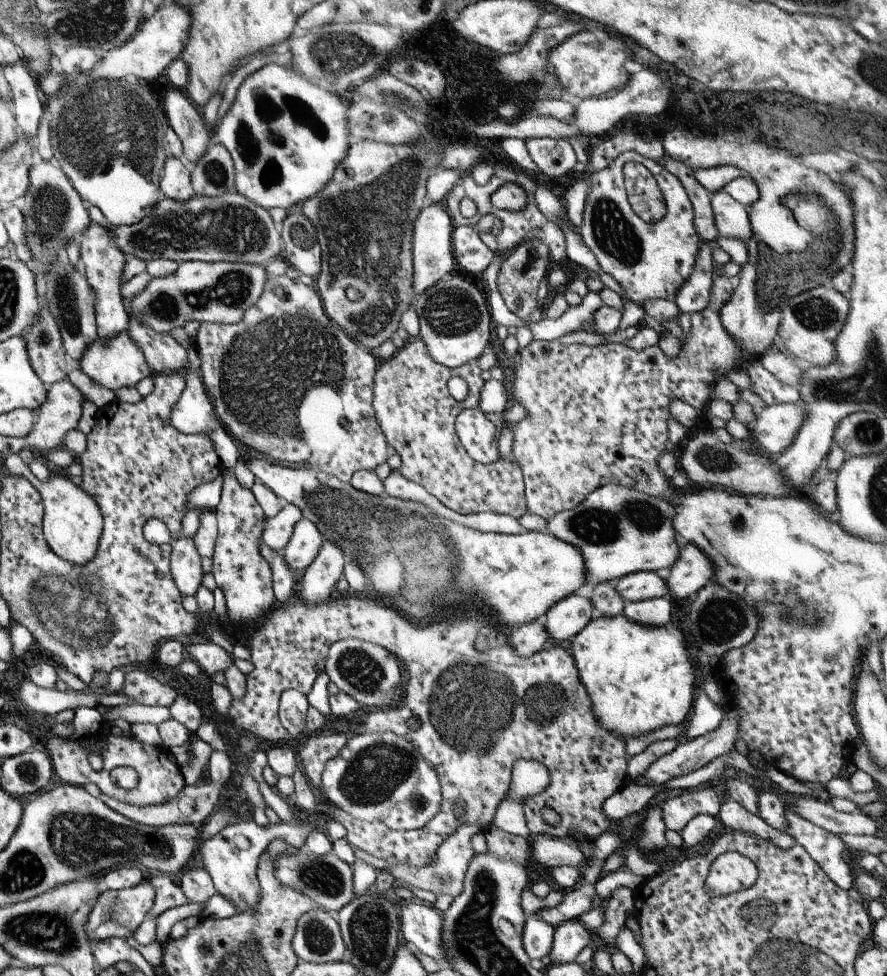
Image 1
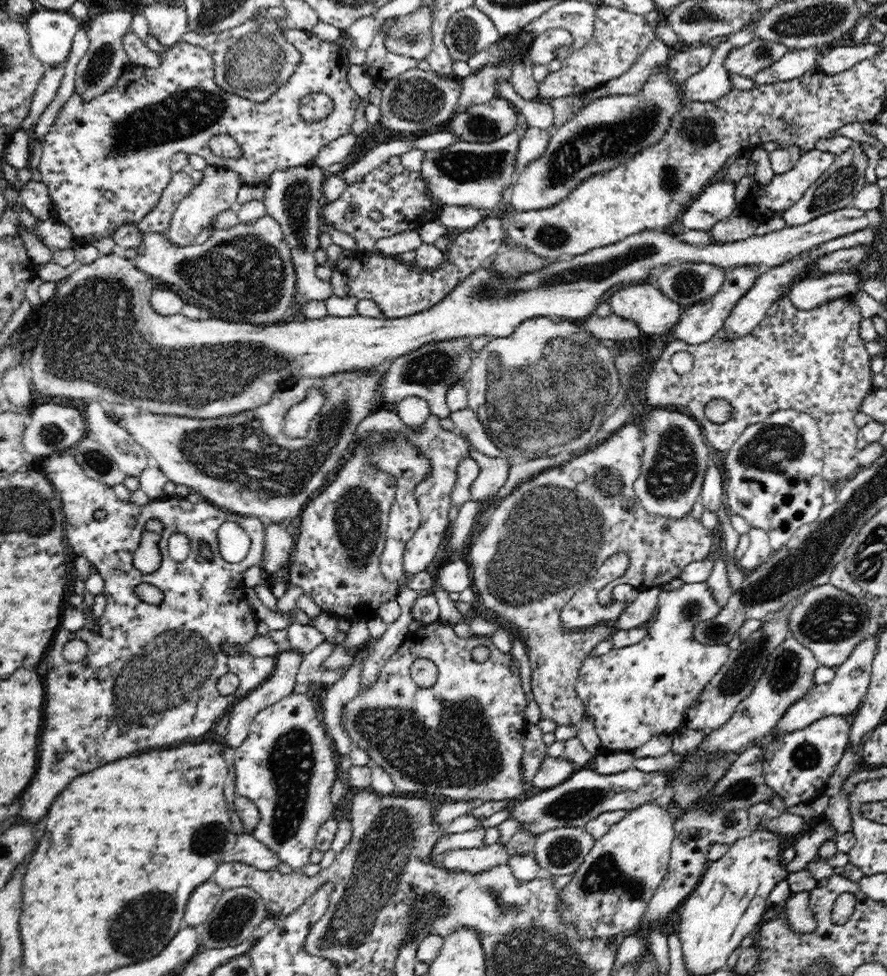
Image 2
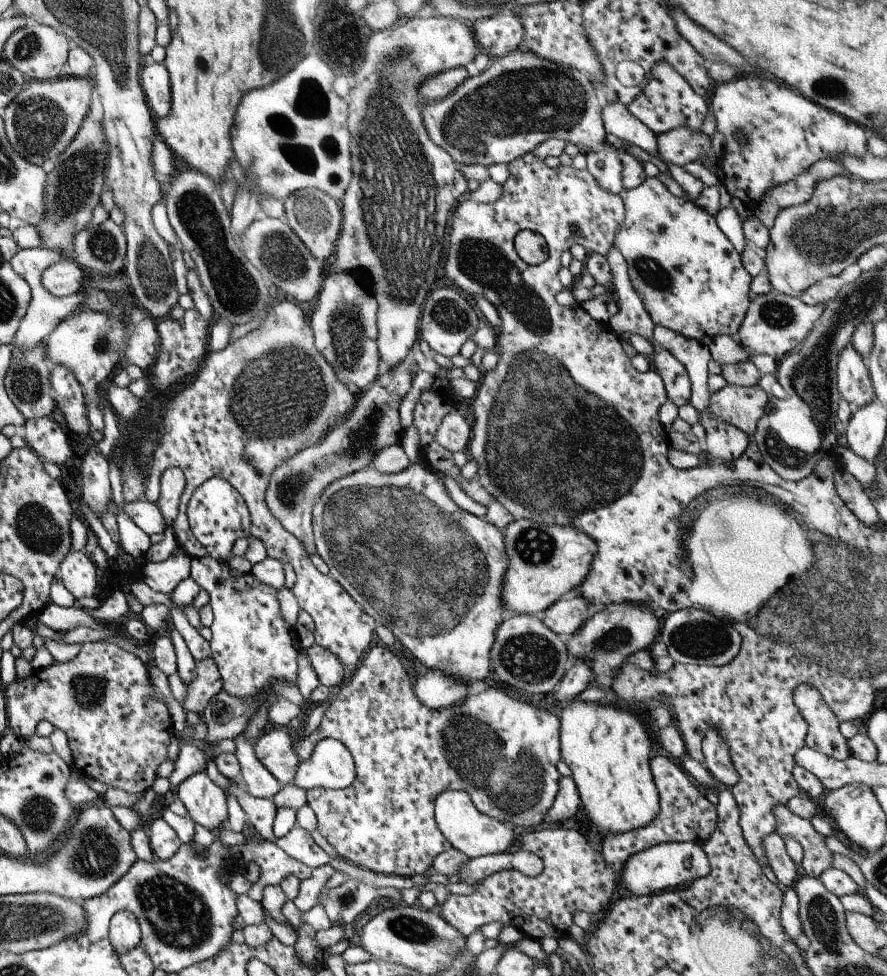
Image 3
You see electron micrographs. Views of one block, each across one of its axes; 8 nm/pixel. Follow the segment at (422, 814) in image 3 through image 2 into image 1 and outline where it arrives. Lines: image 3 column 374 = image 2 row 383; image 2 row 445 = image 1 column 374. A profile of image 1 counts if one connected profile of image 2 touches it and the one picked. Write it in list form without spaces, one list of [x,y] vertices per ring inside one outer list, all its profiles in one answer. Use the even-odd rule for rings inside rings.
[[[351,592],[345,596],[333,594],[327,600],[319,602],[317,606],[311,606],[301,598],[294,598],[287,604],[271,608],[261,618],[259,624],[252,627],[253,631],[249,636],[249,658],[253,670],[245,675],[245,692],[242,699],[231,698],[227,716],[234,726],[243,728],[247,735],[265,745],[270,742],[278,744],[289,737],[277,716],[281,692],[288,688],[295,688],[299,692],[307,690],[307,678],[317,676],[314,666],[318,661],[325,660],[327,649],[333,642],[357,639],[375,643],[405,662],[409,681],[396,705],[384,709],[365,709],[360,713],[360,720],[368,732],[393,732],[405,738],[421,754],[421,758],[435,770],[439,778],[441,804],[439,812],[425,826],[415,830],[396,831],[387,828],[383,823],[357,820],[343,810],[333,809],[328,802],[320,798],[318,793],[321,790],[323,766],[345,746],[350,733],[311,737],[297,755],[300,770],[310,790],[315,794],[318,814],[322,819],[339,822],[345,828],[345,838],[351,847],[379,860],[385,860],[390,865],[407,865],[418,869],[431,864],[436,858],[438,846],[461,824],[471,826],[475,824],[484,828],[492,822],[497,804],[507,796],[510,772],[513,763],[519,758],[537,760],[549,772],[547,788],[521,802],[521,810],[525,814],[529,833],[563,837],[571,831],[590,838],[609,826],[609,820],[601,812],[601,804],[628,782],[626,740],[619,734],[603,730],[603,726],[595,722],[589,696],[583,684],[579,682],[575,662],[566,645],[549,642],[541,650],[525,658],[515,654],[515,650],[507,644],[508,629],[501,629],[495,623],[487,626],[483,620],[479,622],[479,618],[459,614],[455,616],[455,620],[449,622],[435,622],[423,628],[415,628],[405,620],[405,616],[399,610],[386,603],[385,599],[357,596]],[[455,800],[463,802],[463,820],[457,820],[457,816],[453,814]],[[546,806],[559,816],[556,826],[545,823],[541,818],[541,810]]]

